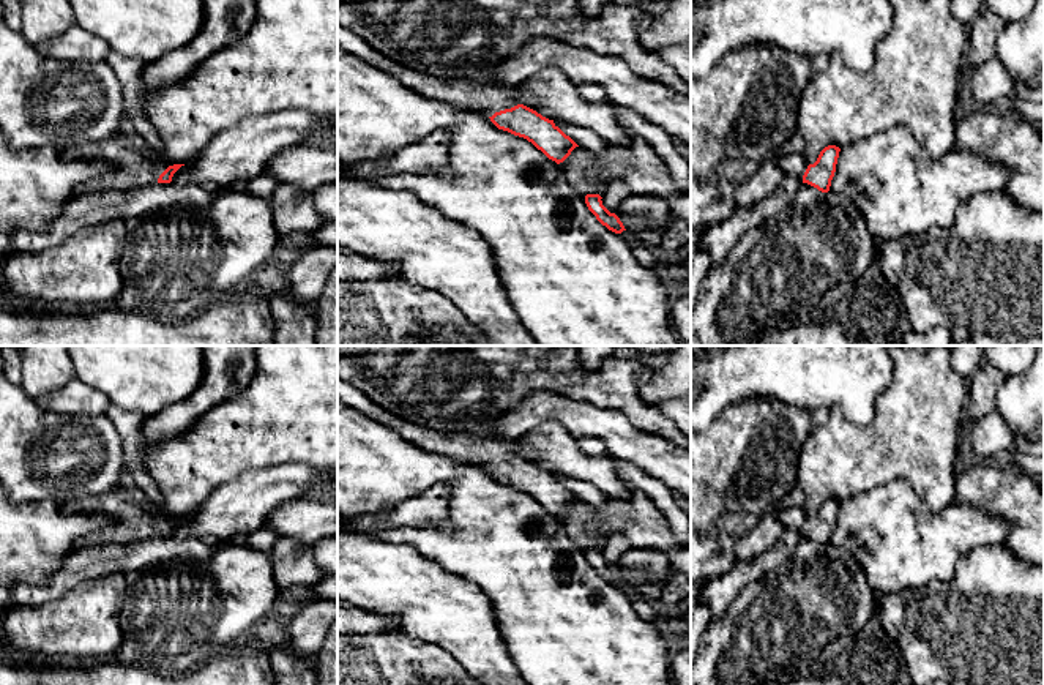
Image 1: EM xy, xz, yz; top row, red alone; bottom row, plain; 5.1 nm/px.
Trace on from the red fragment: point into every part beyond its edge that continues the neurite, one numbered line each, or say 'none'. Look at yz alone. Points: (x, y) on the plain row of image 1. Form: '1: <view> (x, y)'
1: yz (790, 518)

